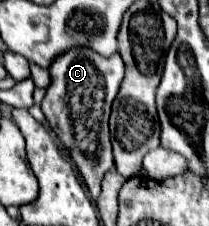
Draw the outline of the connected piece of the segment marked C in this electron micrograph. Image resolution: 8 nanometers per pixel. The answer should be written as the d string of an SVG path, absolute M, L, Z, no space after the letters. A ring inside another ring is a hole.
M73 48L51 64L51 86L41 102L47 126L59 136L61 144L71 152L93 198L101 192L101 178L113 168L109 142L109 112L123 80L123 60L119 54L103 58L89 48Z

